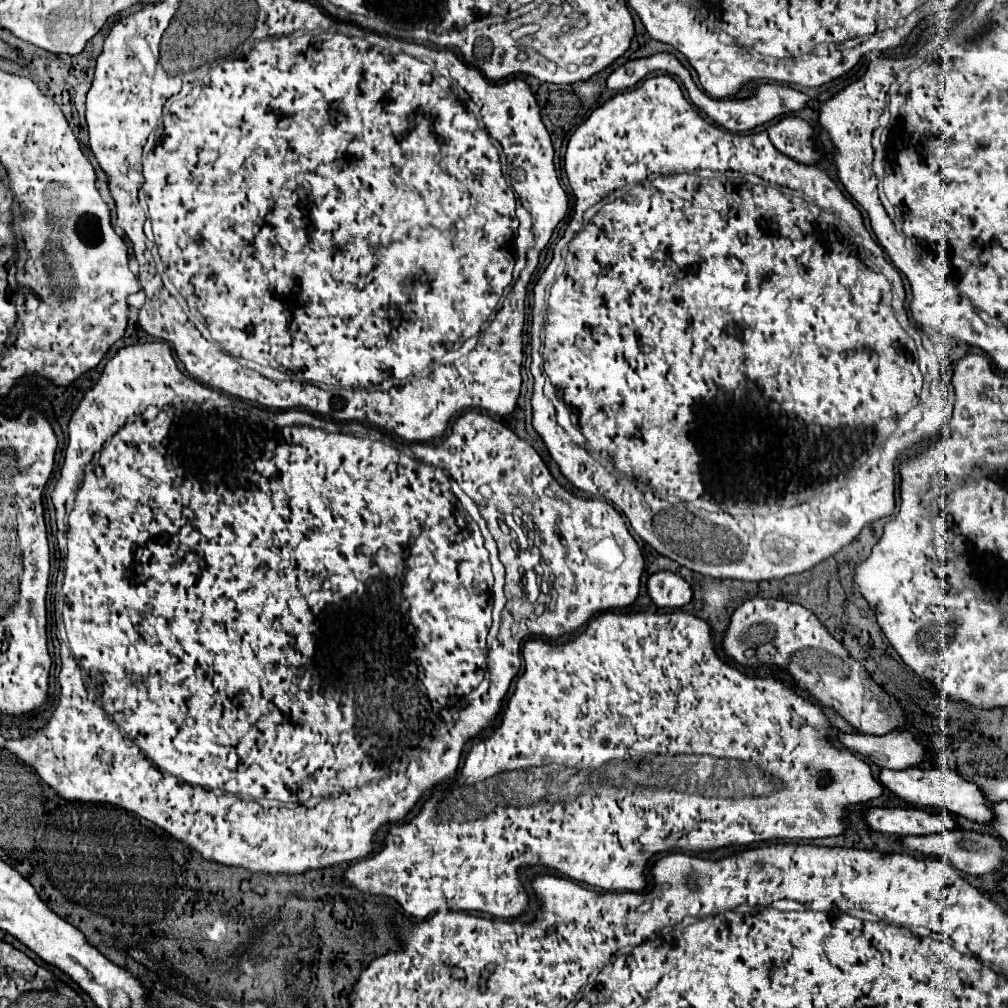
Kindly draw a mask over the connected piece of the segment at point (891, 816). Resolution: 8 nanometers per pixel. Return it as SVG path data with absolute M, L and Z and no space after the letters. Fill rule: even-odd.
M868 808L864 814L876 832L896 836L924 836L956 830L958 822L944 814L930 814L920 808Z

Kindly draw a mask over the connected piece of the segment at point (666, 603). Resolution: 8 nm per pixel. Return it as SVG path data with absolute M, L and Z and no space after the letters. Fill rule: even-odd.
M664 570L650 576L648 594L660 608L682 608L692 600L692 586L678 574Z

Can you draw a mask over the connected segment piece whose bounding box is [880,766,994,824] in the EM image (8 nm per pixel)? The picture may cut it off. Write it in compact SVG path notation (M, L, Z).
M938 766L938 768L930 768L930 770L922 770L922 768L906 768L904 772L892 772L892 770L882 770L880 774L880 782L892 790L896 796L900 796L902 800L914 804L914 806L932 806L932 808L946 808L948 812L974 820L978 824L990 824L994 820L994 810L992 804L986 800L986 796L982 794L982 790L974 784L964 780L958 772Z

